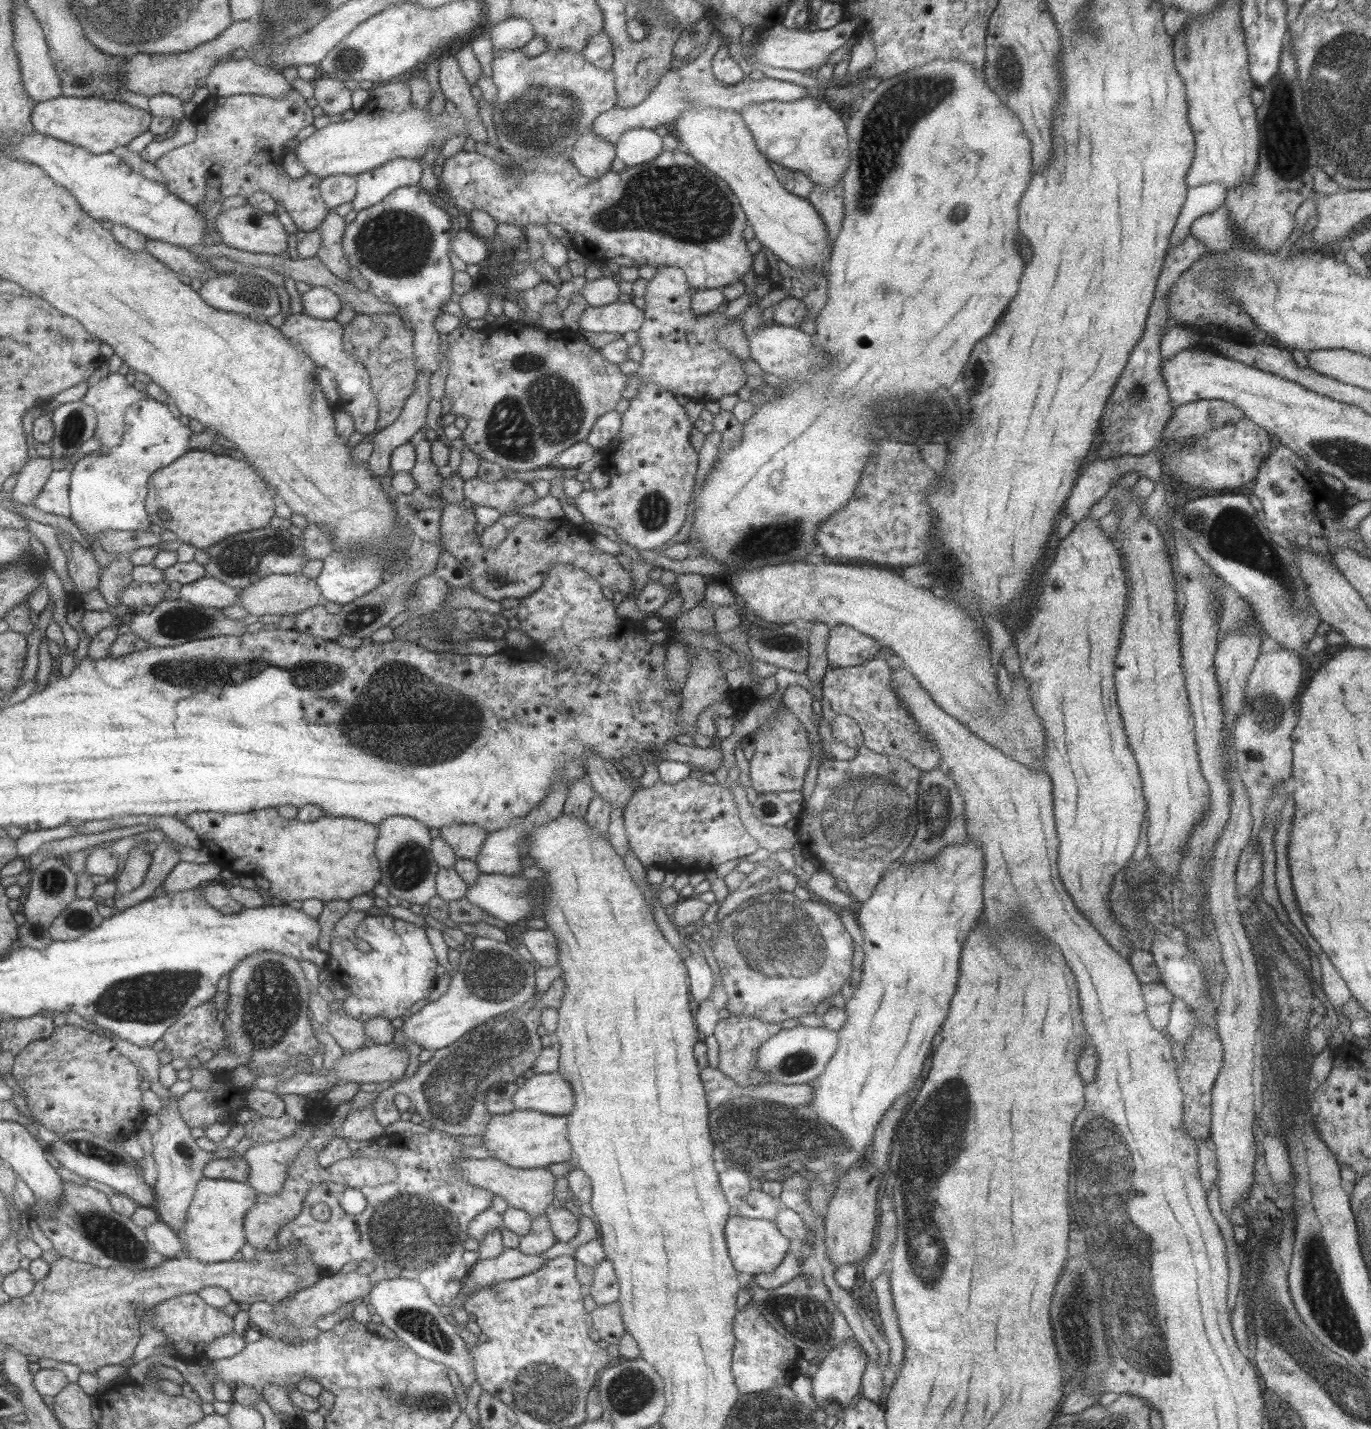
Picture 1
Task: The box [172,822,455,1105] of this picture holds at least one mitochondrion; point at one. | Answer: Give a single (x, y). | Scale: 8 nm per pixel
(269, 1000)

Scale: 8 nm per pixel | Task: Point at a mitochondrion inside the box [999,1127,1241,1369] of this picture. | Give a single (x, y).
(1090, 1300)

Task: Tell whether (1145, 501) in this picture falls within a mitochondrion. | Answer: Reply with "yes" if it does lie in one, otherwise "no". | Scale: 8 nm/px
no

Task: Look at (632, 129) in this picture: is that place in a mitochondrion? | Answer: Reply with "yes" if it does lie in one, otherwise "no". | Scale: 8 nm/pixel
no

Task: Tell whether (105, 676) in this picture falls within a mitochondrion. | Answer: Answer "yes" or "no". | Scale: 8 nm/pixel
no

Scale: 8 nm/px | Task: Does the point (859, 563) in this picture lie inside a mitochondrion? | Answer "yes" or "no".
no

